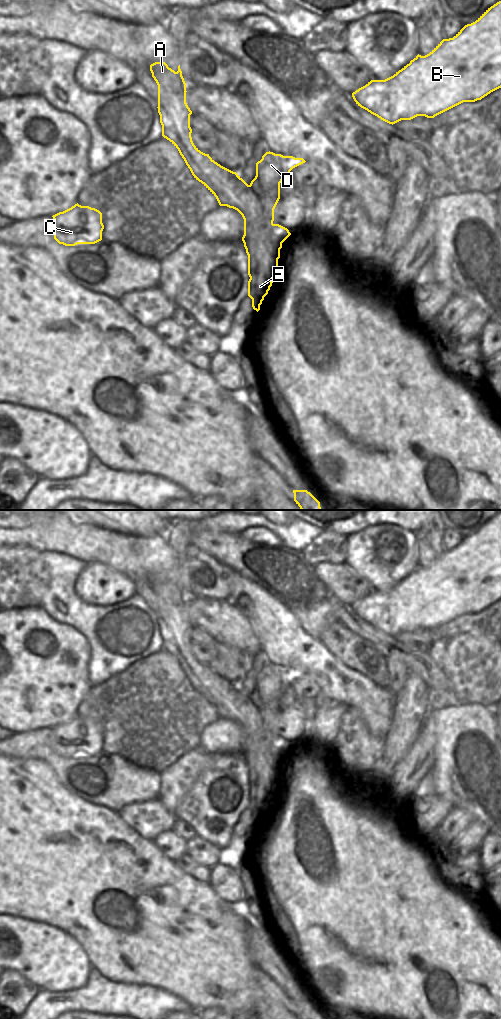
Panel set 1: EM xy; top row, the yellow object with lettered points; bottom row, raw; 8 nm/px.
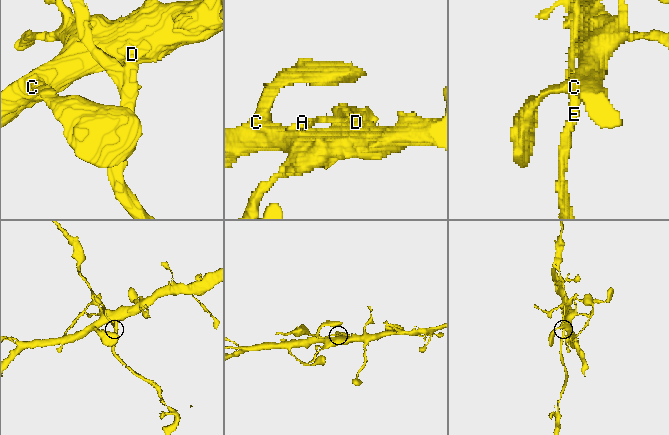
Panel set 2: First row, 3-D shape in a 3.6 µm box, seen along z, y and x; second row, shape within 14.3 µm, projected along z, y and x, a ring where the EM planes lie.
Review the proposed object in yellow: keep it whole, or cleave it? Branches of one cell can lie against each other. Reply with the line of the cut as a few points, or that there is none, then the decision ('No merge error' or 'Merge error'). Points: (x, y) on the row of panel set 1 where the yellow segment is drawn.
Split along xy (248, 185), (259, 199), (263, 213), (272, 222). Merge error

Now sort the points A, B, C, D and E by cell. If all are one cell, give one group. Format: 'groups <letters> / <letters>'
groups A E / B C D

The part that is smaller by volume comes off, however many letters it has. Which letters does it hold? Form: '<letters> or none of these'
A, E

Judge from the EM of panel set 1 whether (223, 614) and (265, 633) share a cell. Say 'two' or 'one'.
two

